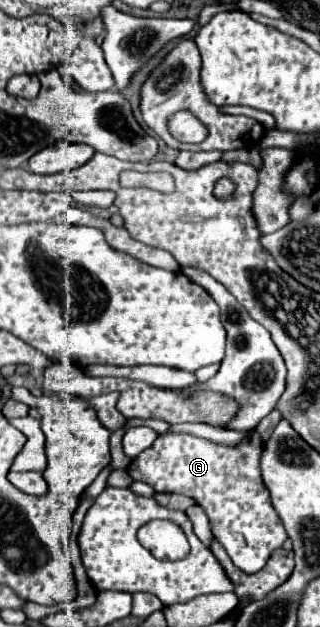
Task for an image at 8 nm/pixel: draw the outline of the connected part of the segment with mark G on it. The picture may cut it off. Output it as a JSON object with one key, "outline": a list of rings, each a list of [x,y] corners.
{"outline":[[[162,433],[158,435],[152,447],[148,447],[128,465],[126,471],[132,473],[136,481],[148,483],[156,493],[180,493],[192,497],[196,505],[200,505],[208,515],[212,535],[216,541],[222,543],[232,563],[244,573],[258,573],[258,569],[266,565],[270,553],[282,547],[286,539],[282,521],[276,515],[270,503],[270,495],[260,479],[260,467],[258,467],[260,451],[262,451],[262,441],[244,439],[236,445],[222,445],[186,433]]]}

